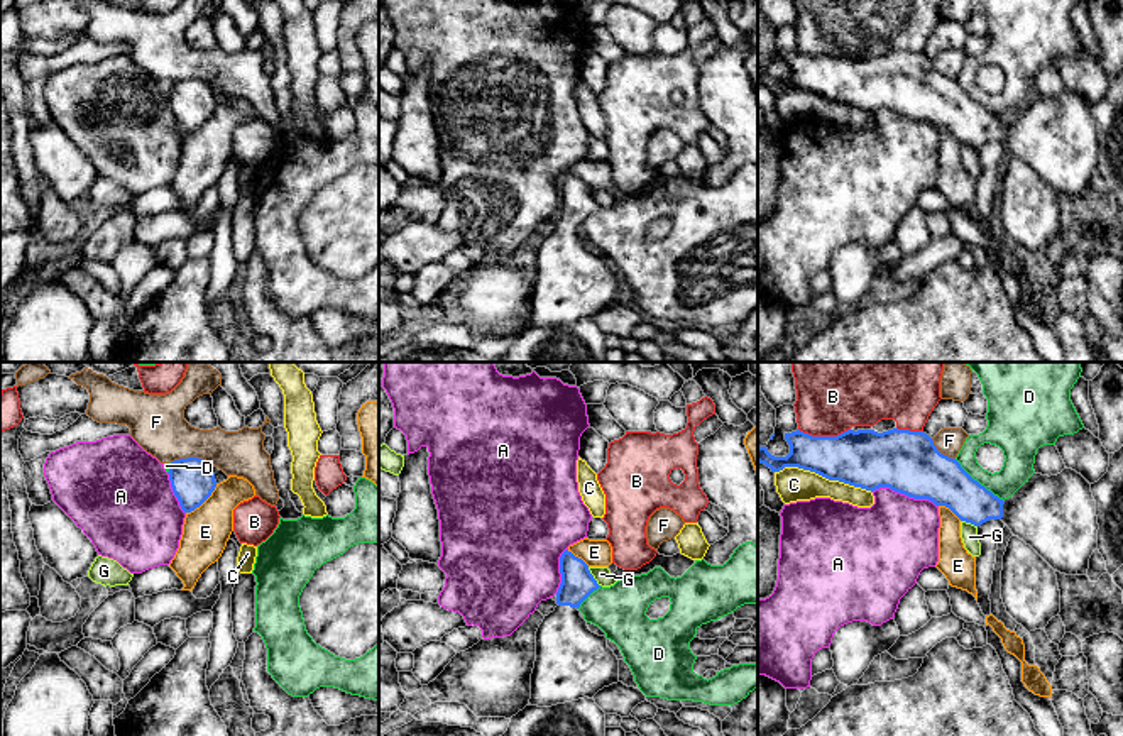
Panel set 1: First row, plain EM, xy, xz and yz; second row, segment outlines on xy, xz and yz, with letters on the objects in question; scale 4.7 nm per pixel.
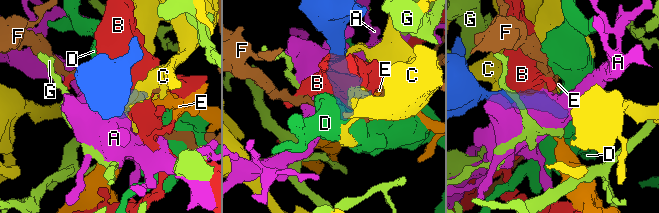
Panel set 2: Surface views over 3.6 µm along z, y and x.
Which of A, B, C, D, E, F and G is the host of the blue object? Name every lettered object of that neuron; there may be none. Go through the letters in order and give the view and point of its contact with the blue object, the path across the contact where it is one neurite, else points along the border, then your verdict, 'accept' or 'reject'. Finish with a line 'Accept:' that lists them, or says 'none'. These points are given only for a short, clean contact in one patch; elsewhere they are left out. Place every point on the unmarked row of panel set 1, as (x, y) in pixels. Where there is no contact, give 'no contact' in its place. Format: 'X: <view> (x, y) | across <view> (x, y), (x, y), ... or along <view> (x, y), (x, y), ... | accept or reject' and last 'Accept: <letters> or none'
A: yz (905, 115) | reject
B: yz (824, 58) | reject
C: yz (824, 97) | reject
D: yz (978, 104) | along yz (954, 80), (1003, 122) | reject
E: xy (203, 122) | reject
F: xy (191, 78) | along xy (171, 82), (197, 78), (210, 87) | reject
G: xz (592, 198) | along xz (587, 188), (599, 207) | reject
Accept: none

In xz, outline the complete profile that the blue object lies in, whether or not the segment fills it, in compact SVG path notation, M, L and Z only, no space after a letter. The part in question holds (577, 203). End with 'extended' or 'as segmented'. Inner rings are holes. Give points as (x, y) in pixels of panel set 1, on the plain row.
M568 171L560 178L560 195L558 227L536 252L529 325L538 328L592 320L619 303L619 281L607 259L592 254L578 232L600 206L589 186Z; extended

